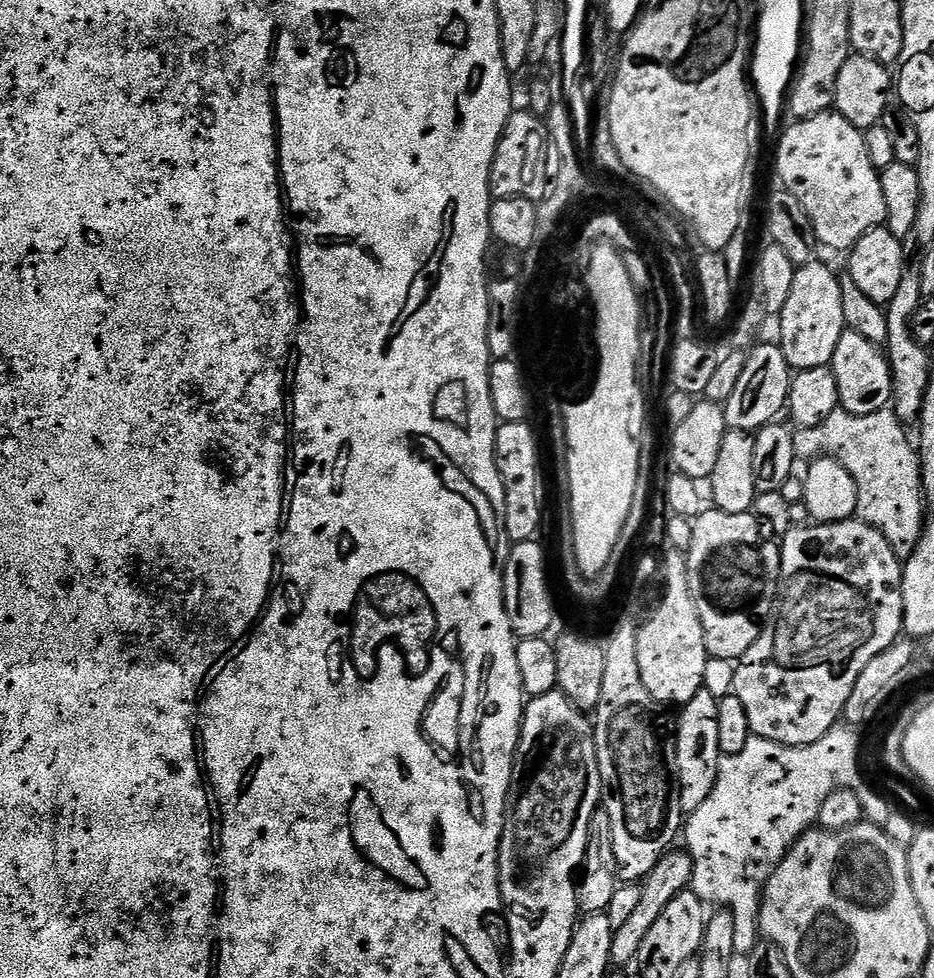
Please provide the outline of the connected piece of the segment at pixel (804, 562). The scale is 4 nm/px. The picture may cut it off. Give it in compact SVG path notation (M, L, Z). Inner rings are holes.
M859 518L837 524L812 522L805 527L792 526L779 546L780 579L785 585L788 583L788 589L783 589L774 619L761 627L758 642L740 657L732 690L745 708L746 718L750 718L753 736L778 742L785 748L797 748L818 742L818 738L837 727L858 674L882 650L901 639L904 603L900 591L904 569L890 542Z

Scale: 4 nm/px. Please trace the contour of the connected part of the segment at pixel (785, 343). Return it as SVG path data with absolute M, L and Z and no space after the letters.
M819 262L799 265L794 286L790 286L790 298L786 298L786 306L779 314L778 323L778 343L789 368L799 370L831 365L834 346L838 346L838 338L842 338L846 331L840 276Z

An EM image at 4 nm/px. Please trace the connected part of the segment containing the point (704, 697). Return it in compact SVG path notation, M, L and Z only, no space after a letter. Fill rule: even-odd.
M701 691L690 698L688 704L679 709L680 721L675 721L674 735L676 737L676 777L680 783L680 811L687 814L698 810L706 798L710 798L710 790L714 790L714 782L718 778L718 766L720 765L720 747L718 746L718 706L720 701L714 698L714 694Z

